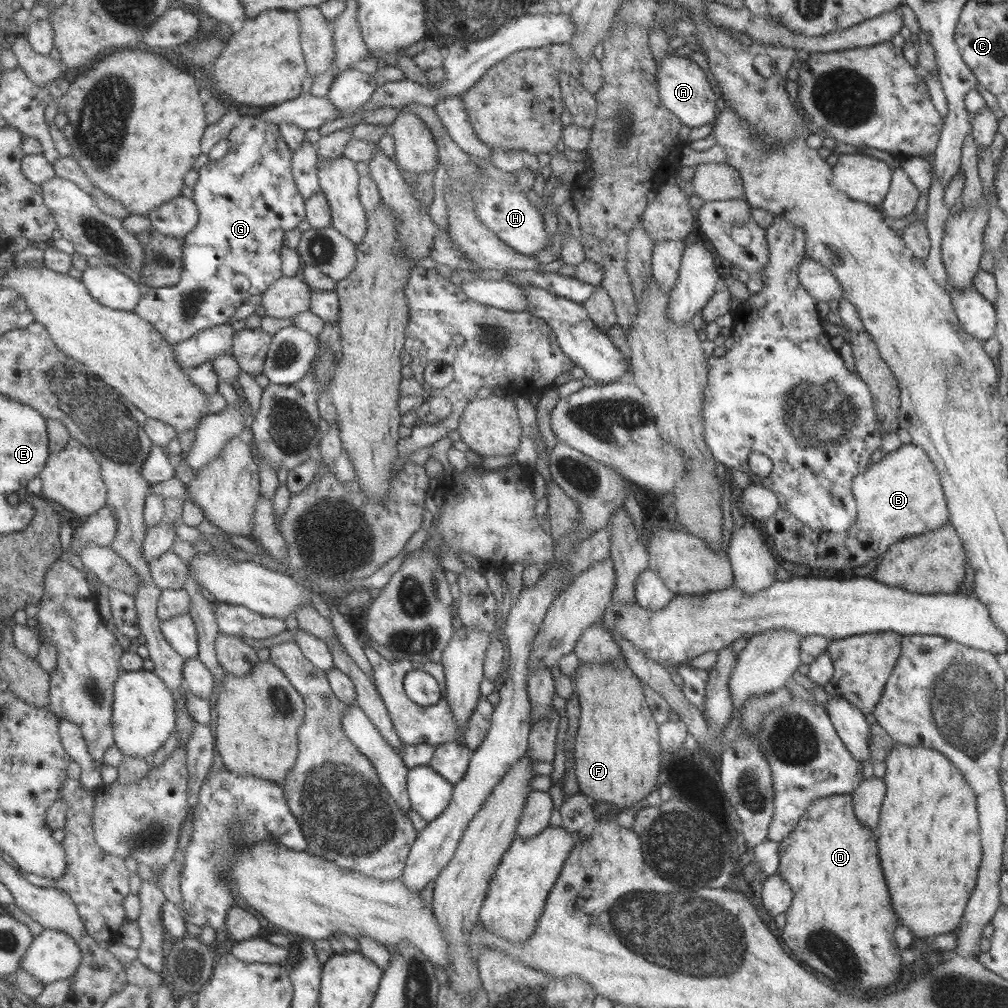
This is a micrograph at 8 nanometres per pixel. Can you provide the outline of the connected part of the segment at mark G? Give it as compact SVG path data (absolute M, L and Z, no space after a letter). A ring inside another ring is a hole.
M259 113L252 115L243 115L240 121L229 130L229 135L226 137L229 149L221 159L212 161L208 160L207 163L197 167L198 177L192 188L191 200L195 203L198 210L198 221L196 225L182 238L184 240L182 246L182 268L179 280L176 285L164 286L159 288L151 288L145 292L144 297L140 298L139 304L132 311L140 315L147 322L152 323L156 330L160 332L165 340L172 346L177 345L179 342L187 340L191 335L201 332L201 330L209 329L215 325L222 325L231 318L236 308L251 295L261 295L265 292L272 282L275 282L282 276L280 269L280 248L283 247L283 234L285 230L295 228L305 216L304 200L297 192L296 184L294 183L291 174L290 160L292 152L289 147L285 145L285 141L279 133L278 125L271 124L268 120L260 118Z

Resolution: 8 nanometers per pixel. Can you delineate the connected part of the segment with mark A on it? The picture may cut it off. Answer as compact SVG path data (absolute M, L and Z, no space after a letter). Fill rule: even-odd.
M669 49L669 53L661 59L661 65L656 68L656 83L662 105L689 129L712 124L720 107L720 99L714 83L704 67L699 66L695 60L674 56L673 53L674 51Z

